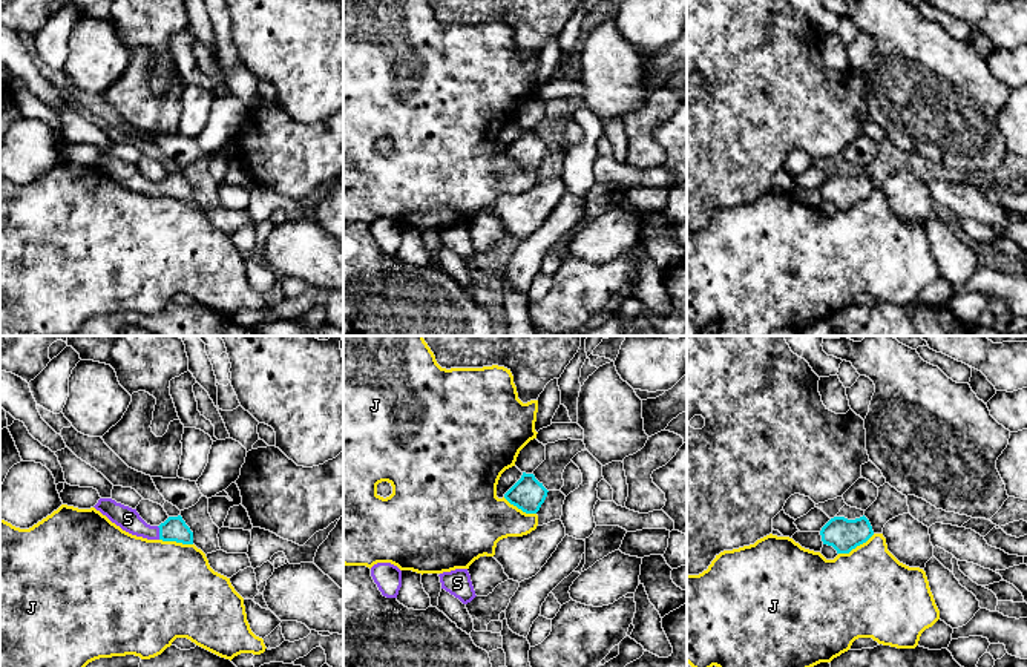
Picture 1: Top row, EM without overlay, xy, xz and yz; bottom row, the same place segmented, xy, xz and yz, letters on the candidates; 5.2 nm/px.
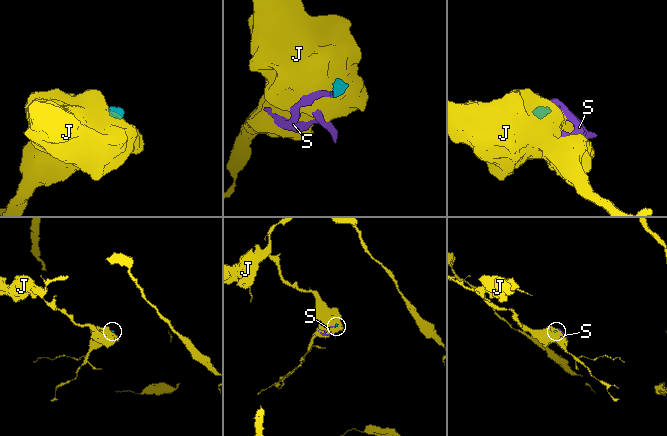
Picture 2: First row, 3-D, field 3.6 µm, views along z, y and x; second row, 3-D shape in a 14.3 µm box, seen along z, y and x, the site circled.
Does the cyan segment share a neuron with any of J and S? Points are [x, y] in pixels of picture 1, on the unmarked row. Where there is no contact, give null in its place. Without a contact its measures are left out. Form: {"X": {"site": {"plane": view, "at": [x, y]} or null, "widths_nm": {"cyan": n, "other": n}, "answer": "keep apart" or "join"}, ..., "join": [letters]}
{"J": {"site": {"plane": "yz", "at": [856, 203]}, "widths_nm": {"cyan": 170, "other": 460}, "answer": "keep apart"}, "S": {"site": {"plane": "xy", "at": [160, 189]}, "widths_nm": {"cyan": 130, "other": 120}, "answer": "join"}, "join": ["S"]}

